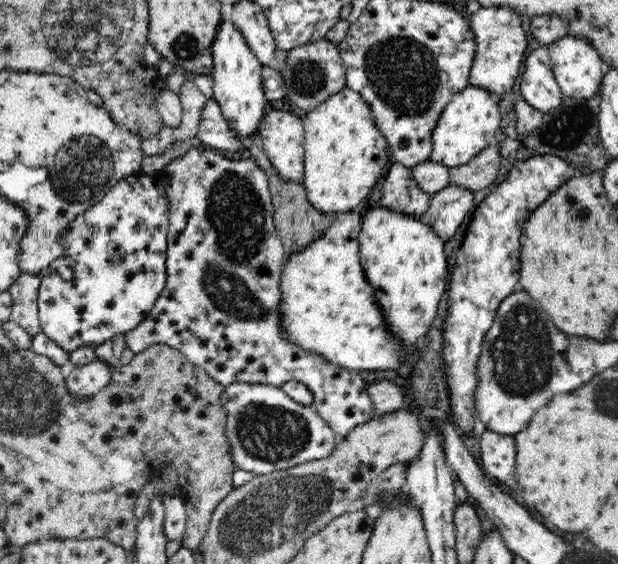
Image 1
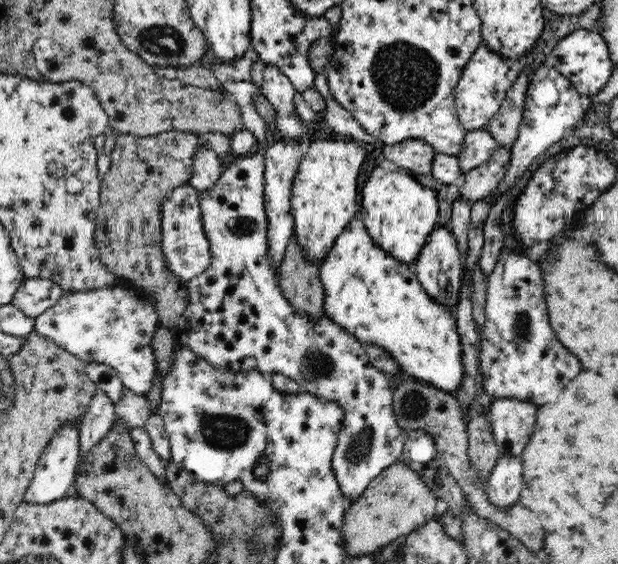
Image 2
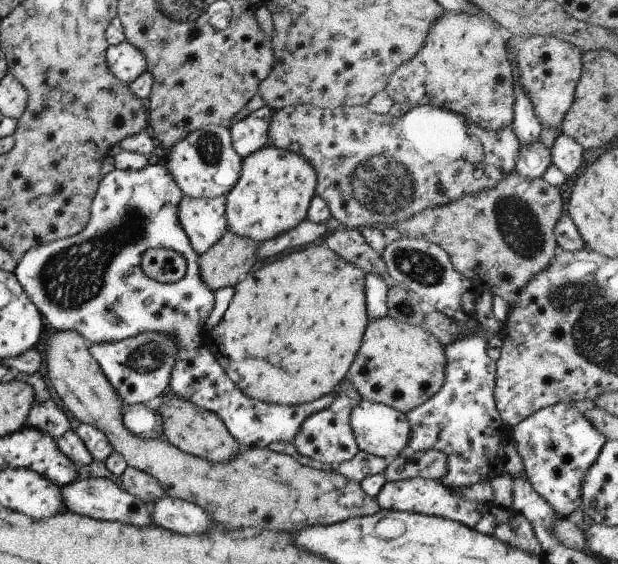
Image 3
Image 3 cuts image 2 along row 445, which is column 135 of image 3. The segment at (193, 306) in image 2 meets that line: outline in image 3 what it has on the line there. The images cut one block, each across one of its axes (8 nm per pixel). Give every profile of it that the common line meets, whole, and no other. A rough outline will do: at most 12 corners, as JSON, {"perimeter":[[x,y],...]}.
{"perimeter":[[161,332],[89,354],[124,404],[167,391],[175,338]]}

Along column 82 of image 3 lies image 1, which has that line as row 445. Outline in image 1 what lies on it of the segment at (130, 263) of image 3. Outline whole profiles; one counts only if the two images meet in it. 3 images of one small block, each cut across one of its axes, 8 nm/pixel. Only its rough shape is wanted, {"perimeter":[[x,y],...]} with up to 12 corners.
{"perimeter":[[232,383],[221,404],[235,468],[320,460],[338,436],[315,406]]}

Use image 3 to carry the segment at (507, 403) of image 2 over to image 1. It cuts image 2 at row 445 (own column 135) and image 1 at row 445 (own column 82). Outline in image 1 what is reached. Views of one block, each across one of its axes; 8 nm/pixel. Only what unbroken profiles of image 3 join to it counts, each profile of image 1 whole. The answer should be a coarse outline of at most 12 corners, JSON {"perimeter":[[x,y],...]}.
{"perimeter":[[484,429],[482,469],[514,488],[516,444],[510,434]]}

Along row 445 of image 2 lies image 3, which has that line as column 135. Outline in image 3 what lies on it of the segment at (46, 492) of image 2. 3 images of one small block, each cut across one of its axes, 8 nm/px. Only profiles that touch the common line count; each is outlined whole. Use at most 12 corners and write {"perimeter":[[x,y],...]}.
{"perimeter":[[125,40],[108,45],[109,72],[127,85],[147,70],[145,56]]}

